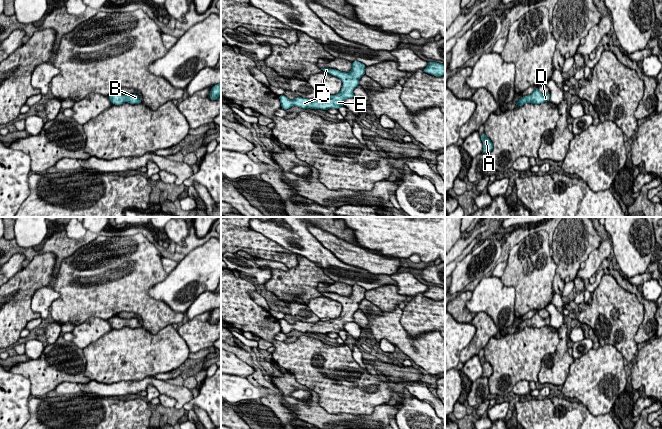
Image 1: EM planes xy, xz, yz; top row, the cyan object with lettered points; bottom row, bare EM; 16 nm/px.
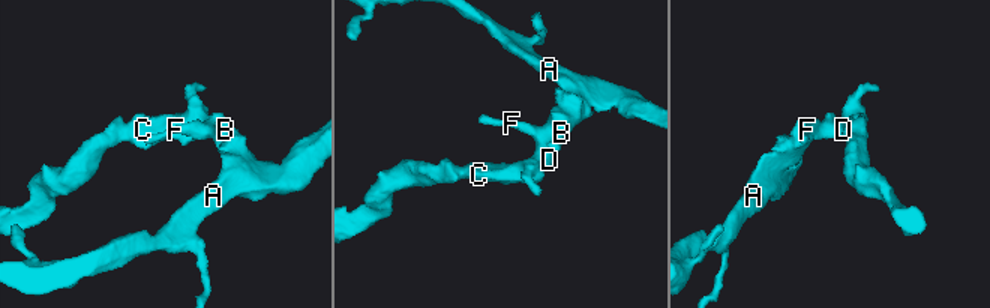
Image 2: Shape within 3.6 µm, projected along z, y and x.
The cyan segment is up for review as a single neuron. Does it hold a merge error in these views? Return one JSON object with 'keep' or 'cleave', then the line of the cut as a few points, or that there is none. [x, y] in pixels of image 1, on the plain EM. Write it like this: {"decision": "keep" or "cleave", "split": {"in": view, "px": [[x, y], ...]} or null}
{"decision": "keep", "split": null}

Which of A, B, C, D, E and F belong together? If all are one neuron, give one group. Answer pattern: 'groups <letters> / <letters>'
groups A B C D E F

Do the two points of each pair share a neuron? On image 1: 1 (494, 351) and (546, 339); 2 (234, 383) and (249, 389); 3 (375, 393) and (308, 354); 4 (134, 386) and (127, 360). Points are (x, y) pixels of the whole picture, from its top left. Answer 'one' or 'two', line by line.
1: one
2: one
3: one
4: two

